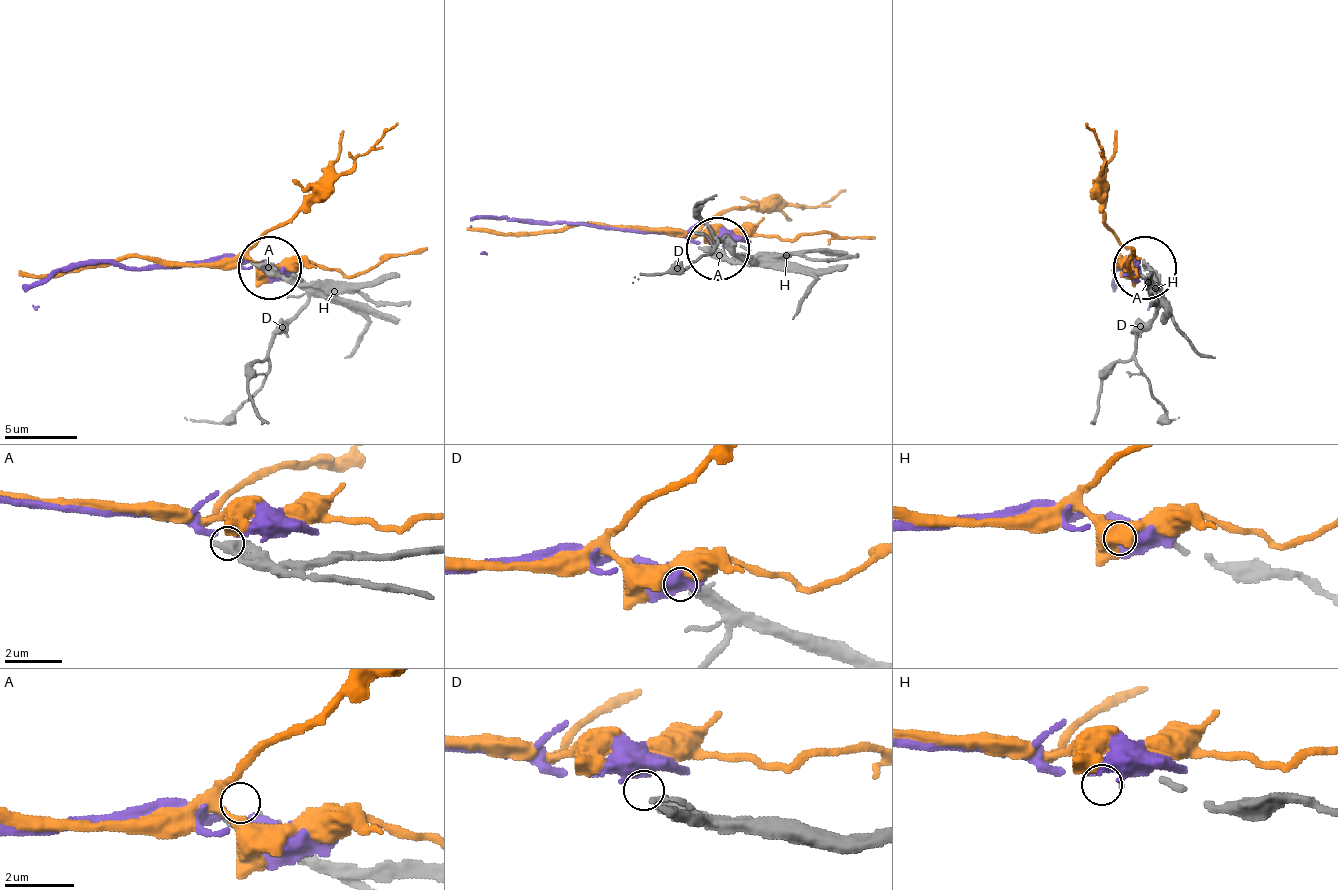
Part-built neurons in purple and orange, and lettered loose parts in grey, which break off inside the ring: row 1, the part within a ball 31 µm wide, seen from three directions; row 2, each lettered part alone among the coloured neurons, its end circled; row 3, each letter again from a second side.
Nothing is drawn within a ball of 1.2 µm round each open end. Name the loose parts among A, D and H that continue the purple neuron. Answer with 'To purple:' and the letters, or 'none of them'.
To purple: none of them

